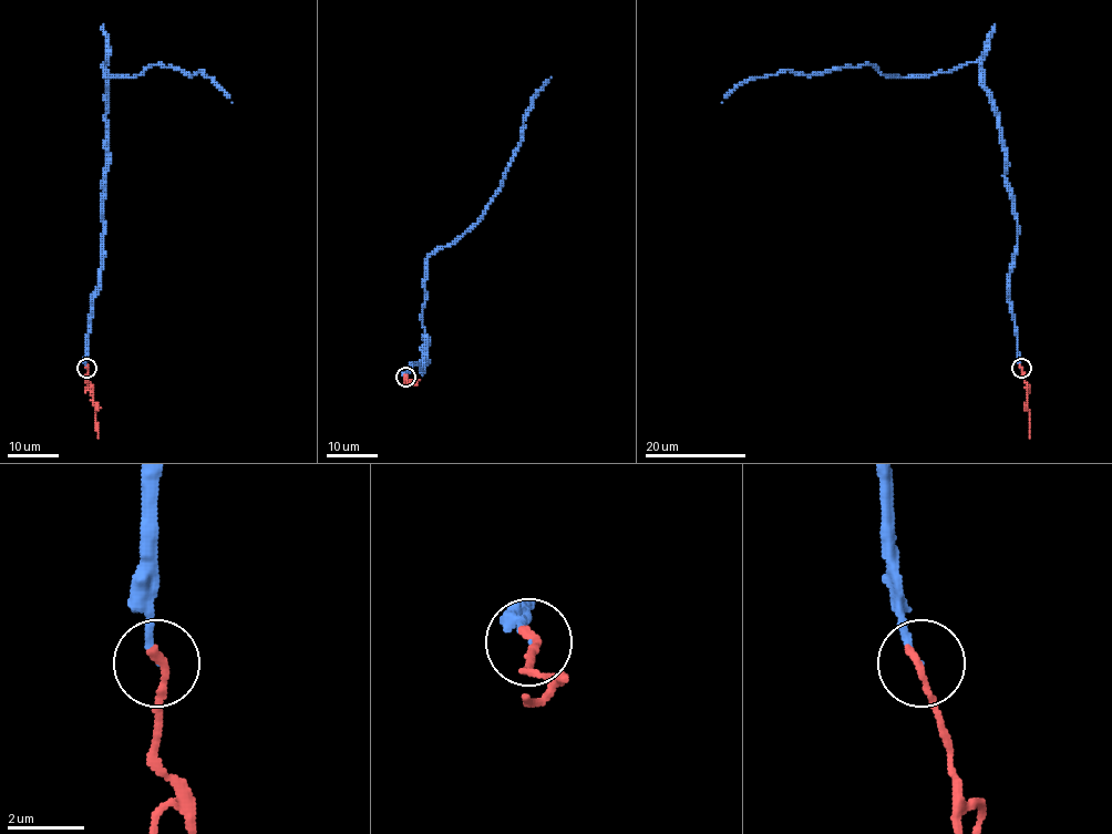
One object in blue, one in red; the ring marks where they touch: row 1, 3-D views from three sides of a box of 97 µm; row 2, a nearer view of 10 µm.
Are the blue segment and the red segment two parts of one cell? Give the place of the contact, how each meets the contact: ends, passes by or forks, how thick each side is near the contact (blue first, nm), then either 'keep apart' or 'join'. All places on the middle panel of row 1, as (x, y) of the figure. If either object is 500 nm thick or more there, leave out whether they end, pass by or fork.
place (405, 377); blue ends; red ends; calibres 130 and 240 nm; keep apart

